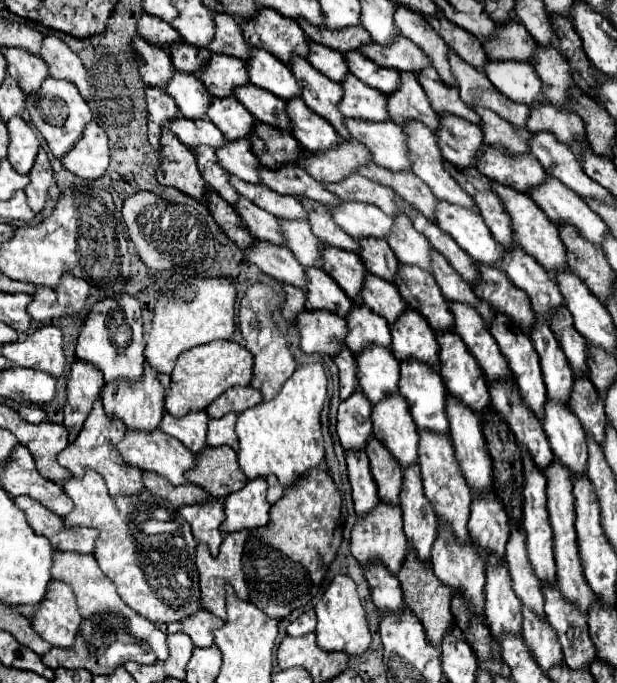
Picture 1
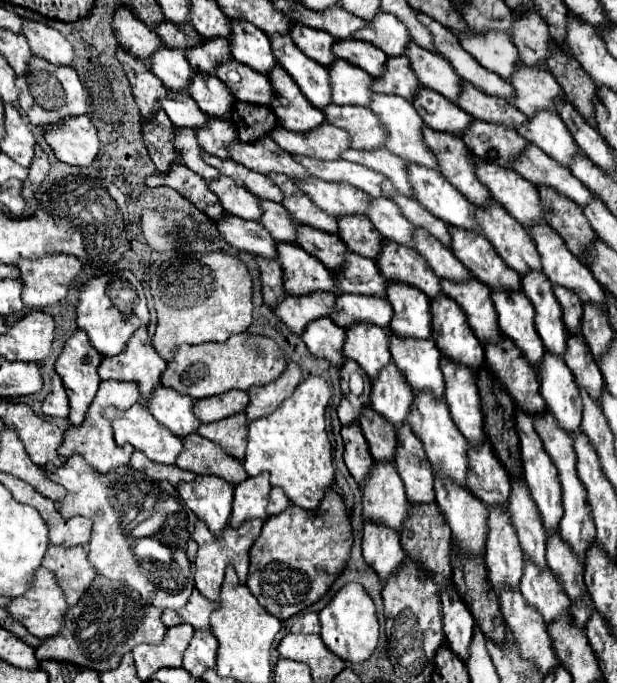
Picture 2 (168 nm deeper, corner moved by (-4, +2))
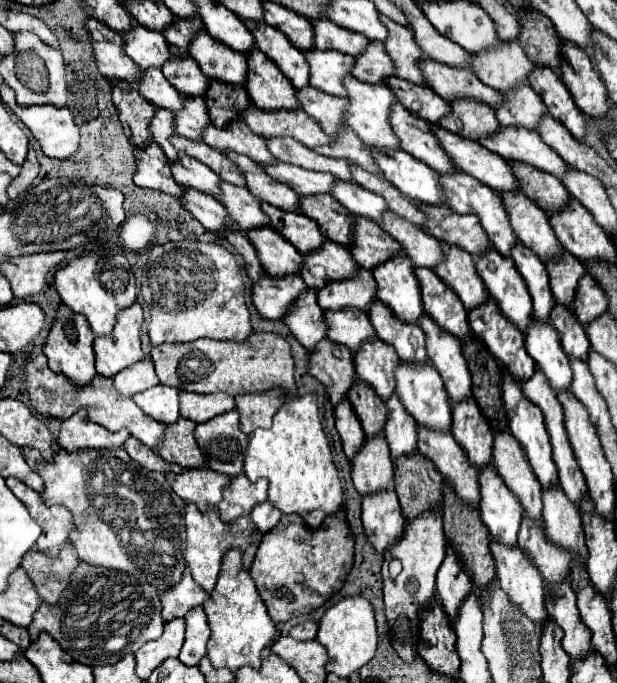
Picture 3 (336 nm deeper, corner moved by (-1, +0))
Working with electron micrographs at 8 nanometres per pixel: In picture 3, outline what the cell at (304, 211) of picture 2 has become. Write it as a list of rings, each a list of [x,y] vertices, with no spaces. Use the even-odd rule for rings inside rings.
[[[225,151],[227,159],[231,159],[245,177],[245,187],[259,197],[265,203],[271,203],[273,207],[279,207],[283,211],[297,211],[299,205],[299,195],[291,191],[291,187],[271,179],[261,165],[257,165],[253,159],[247,159],[247,155],[239,155],[233,151]]]

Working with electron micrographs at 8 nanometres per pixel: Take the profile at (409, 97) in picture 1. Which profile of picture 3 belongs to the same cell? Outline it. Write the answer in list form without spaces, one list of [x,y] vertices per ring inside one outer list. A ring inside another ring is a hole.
[[[369,41],[367,51],[363,51],[359,59],[355,59],[355,67],[351,71],[353,77],[365,83],[385,83],[385,79],[391,77],[393,73],[395,73],[393,61],[385,53],[383,43],[375,43],[375,41]]]

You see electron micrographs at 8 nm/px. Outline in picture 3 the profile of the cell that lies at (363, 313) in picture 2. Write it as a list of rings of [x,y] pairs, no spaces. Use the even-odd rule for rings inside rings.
[[[359,267],[359,279],[343,279],[343,283],[327,283],[327,287],[319,289],[317,303],[323,311],[347,307],[369,311],[369,305],[375,301],[375,291],[377,283],[373,273]]]

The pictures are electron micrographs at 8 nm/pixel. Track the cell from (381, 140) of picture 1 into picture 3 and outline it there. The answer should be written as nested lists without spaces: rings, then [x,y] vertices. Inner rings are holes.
[[[311,85],[303,87],[303,91],[297,91],[297,95],[299,95],[301,109],[309,117],[313,117],[329,137],[333,137],[335,131],[343,125],[343,113],[347,109],[347,99],[327,95]]]

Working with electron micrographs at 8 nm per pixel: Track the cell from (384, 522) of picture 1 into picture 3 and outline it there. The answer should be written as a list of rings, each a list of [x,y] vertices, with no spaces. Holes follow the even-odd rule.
[[[383,433],[367,437],[363,447],[351,459],[351,477],[355,489],[361,495],[393,489],[393,475],[393,459],[389,455],[389,447],[383,439]]]

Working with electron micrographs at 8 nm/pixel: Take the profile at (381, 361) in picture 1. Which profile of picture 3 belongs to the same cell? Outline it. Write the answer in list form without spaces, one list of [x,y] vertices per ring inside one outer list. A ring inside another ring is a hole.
[[[323,311],[327,323],[327,337],[335,343],[347,345],[353,353],[359,345],[375,335],[369,315],[363,311]]]

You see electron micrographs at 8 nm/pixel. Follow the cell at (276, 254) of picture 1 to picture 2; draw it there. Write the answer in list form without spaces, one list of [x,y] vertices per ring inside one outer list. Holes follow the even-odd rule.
[[[226,215],[220,223],[216,223],[216,227],[222,237],[238,251],[248,251],[256,257],[278,261],[276,241],[258,221],[246,221],[234,215]]]

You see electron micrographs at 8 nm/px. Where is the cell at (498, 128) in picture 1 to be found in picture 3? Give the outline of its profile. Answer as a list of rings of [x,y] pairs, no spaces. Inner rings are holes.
[[[423,59],[423,75],[427,85],[445,101],[453,101],[455,97],[473,97],[491,107],[503,101],[503,95],[481,83],[471,69],[447,67],[443,63],[435,63],[433,59]]]

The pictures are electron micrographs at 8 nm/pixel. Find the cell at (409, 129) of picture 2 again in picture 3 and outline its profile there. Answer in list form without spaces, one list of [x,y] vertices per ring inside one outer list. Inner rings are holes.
[[[347,75],[345,79],[345,87],[347,87],[347,99],[349,99],[349,107],[345,111],[345,125],[349,125],[361,139],[363,143],[369,143],[373,147],[391,147],[391,149],[399,149],[399,141],[391,131],[389,125],[389,111],[391,105],[397,101],[393,91],[383,85],[373,85],[373,83],[359,83],[359,79],[355,79],[353,75]]]

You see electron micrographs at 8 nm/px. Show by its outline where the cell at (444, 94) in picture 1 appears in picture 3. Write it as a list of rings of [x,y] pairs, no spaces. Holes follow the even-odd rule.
[[[379,15],[383,19],[383,25],[387,27],[387,39],[385,39],[385,51],[391,55],[391,61],[395,63],[395,75],[401,79],[407,79],[411,83],[425,83],[425,77],[419,69],[419,61],[425,57],[425,53],[417,47],[413,41],[413,31],[405,25],[399,25],[385,15]]]

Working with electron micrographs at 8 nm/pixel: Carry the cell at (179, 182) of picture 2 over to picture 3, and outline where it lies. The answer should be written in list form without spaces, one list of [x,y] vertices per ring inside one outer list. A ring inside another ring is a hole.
[[[151,143],[151,147],[145,147],[143,151],[139,151],[139,147],[135,147],[135,163],[137,165],[135,165],[133,181],[139,187],[159,189],[177,199],[179,199],[179,195],[183,195],[183,189],[171,177],[167,157],[163,155],[163,151],[159,149],[157,143]]]

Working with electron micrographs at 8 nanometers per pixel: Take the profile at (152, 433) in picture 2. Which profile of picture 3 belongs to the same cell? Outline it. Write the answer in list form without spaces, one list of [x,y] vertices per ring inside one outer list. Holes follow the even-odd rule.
[[[35,353],[31,355],[33,359],[29,359],[23,367],[25,371],[25,385],[27,385],[27,393],[31,399],[31,405],[37,409],[37,413],[41,413],[43,417],[55,417],[55,419],[69,419],[73,413],[77,413],[81,407],[87,409],[87,417],[103,427],[107,427],[109,431],[119,431],[119,429],[129,429],[129,433],[133,437],[137,437],[143,445],[151,447],[153,451],[157,451],[157,445],[163,437],[163,423],[155,423],[155,419],[151,419],[149,415],[143,415],[143,411],[133,403],[133,399],[123,399],[119,395],[119,391],[115,391],[113,379],[103,379],[101,375],[95,375],[95,379],[87,385],[87,387],[79,387],[75,383],[71,383],[71,379],[67,379],[65,375],[53,373],[47,365],[47,357],[43,353]]]

